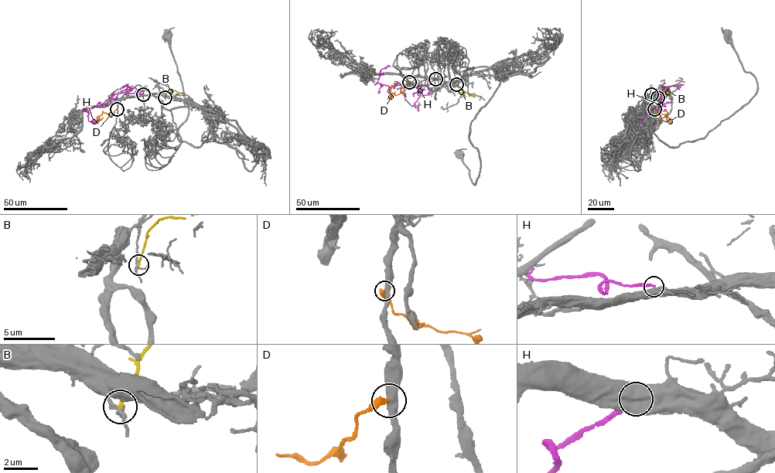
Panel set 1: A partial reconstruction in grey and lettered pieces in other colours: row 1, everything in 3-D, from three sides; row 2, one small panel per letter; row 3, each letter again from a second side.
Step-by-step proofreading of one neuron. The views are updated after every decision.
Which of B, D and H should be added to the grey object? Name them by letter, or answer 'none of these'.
none of these

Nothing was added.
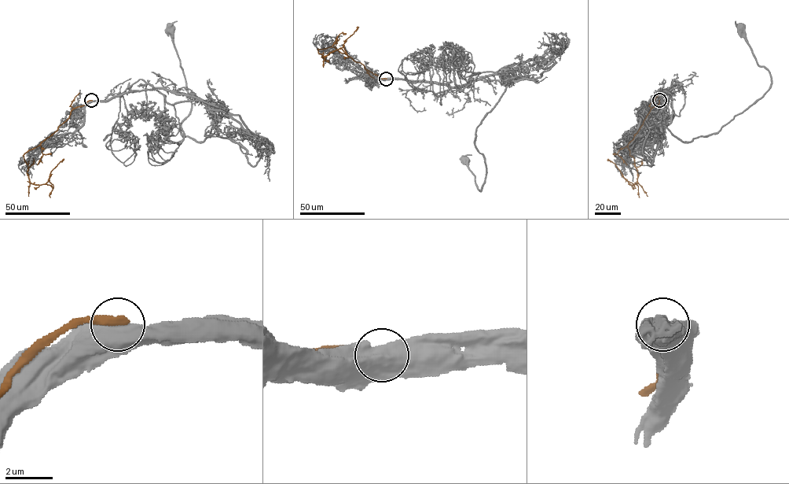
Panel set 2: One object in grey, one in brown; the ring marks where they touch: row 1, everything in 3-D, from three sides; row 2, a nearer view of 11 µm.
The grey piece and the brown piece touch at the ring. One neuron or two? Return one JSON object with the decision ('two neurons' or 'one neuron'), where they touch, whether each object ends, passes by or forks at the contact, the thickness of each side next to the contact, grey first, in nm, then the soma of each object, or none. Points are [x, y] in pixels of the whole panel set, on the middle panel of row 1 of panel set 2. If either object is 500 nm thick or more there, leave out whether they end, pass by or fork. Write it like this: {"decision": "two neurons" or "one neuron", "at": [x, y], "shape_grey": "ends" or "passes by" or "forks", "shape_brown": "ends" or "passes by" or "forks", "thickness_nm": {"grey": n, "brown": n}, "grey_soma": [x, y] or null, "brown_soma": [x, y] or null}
{"decision": "two neurons", "at": [386, 79], "thickness_nm": {"grey": 800, "brown": 360}, "grey_soma": [465, 160], "brown_soma": null}

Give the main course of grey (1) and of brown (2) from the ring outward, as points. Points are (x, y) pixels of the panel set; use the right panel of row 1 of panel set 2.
1: (659, 101), (667, 88), (656, 97), (657, 118), (691, 142), (717, 133), (757, 101), (771, 78), (740, 29)
2: (659, 100), (628, 145), (637, 171), (636, 182), (630, 185), (607, 159)

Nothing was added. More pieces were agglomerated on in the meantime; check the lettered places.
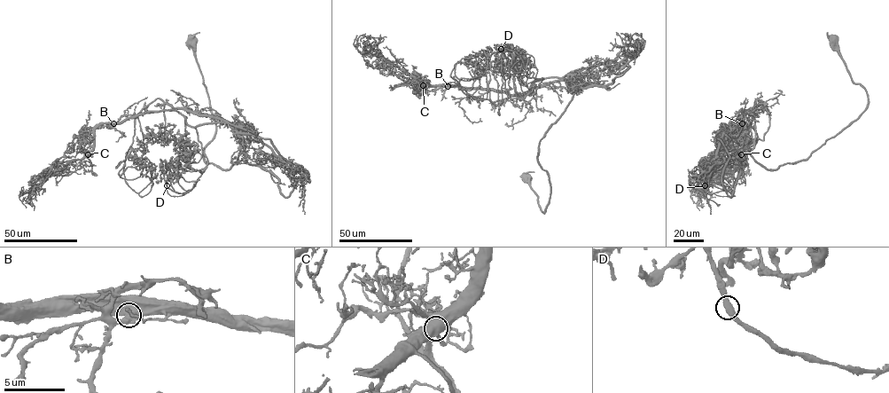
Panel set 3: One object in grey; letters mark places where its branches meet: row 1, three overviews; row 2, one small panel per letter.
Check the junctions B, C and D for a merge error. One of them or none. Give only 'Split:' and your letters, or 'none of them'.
Split: none of them

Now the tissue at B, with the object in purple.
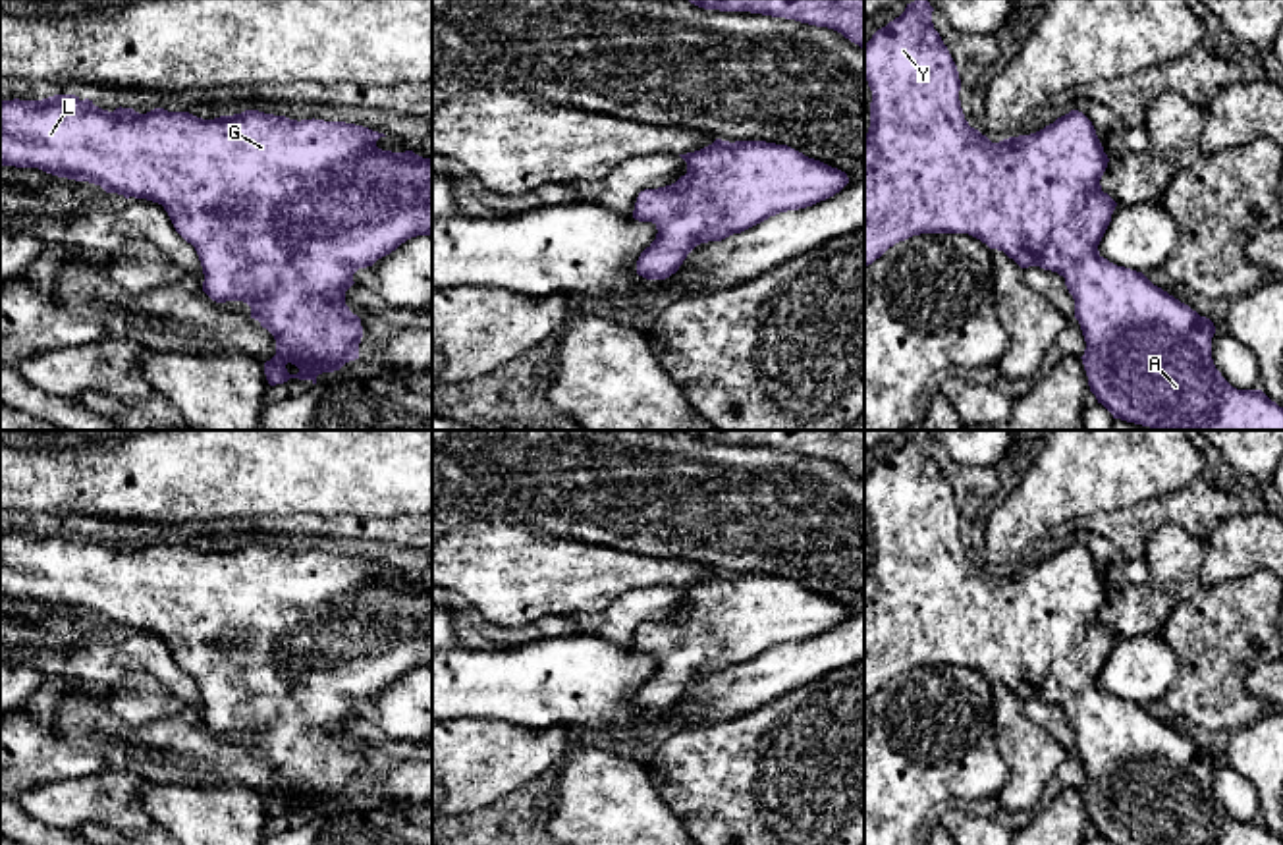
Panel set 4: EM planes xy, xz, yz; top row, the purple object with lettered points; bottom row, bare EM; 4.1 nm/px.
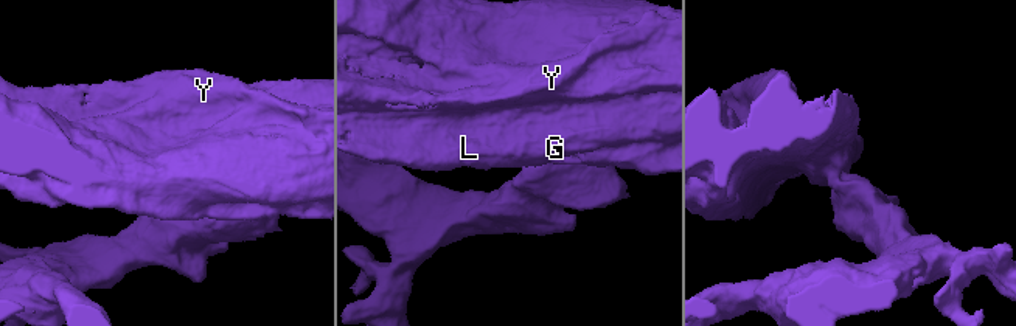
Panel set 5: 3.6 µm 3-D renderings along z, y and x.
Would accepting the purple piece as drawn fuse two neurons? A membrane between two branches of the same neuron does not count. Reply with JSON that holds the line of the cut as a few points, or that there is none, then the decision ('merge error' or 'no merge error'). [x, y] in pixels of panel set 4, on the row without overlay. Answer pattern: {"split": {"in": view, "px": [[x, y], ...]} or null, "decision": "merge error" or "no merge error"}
{"split": null, "decision": "no merge error"}

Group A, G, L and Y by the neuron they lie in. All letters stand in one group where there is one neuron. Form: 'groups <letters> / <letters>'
groups A G L Y

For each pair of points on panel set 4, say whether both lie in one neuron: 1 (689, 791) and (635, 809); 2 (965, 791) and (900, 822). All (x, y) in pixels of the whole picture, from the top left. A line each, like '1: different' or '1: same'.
1: different
2: same

